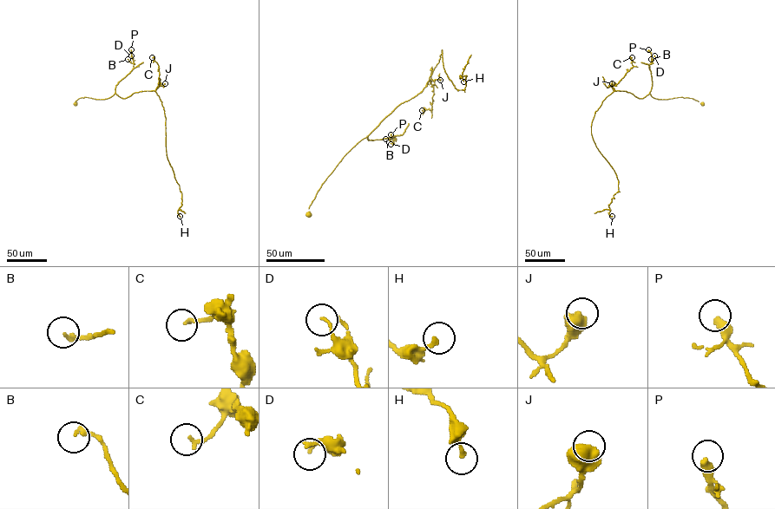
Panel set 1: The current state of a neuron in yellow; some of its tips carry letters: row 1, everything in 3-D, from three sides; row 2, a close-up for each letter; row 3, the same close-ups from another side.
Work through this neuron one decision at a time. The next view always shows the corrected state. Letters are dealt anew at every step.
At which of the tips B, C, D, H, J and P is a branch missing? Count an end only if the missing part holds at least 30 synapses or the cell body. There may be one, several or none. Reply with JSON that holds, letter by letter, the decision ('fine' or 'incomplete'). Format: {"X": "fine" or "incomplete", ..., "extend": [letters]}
{"B": "fine", "C": "fine", "D": "fine", "H": "fine", "J": "fine", "P": "fine", "extend": []}

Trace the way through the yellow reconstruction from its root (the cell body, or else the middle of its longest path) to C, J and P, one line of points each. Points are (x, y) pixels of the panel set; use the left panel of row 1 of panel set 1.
C: (75, 104), (81, 97), (103, 99), (115, 93), (125, 98), (155, 90), (159, 65), (152, 57)
J: (75, 104), (81, 97), (103, 99), (114, 93), (125, 98), (135, 92), (155, 90), (159, 83), (165, 83)
P: (75, 104), (81, 97), (103, 99), (113, 95), (115, 85), (134, 68), (131, 49)

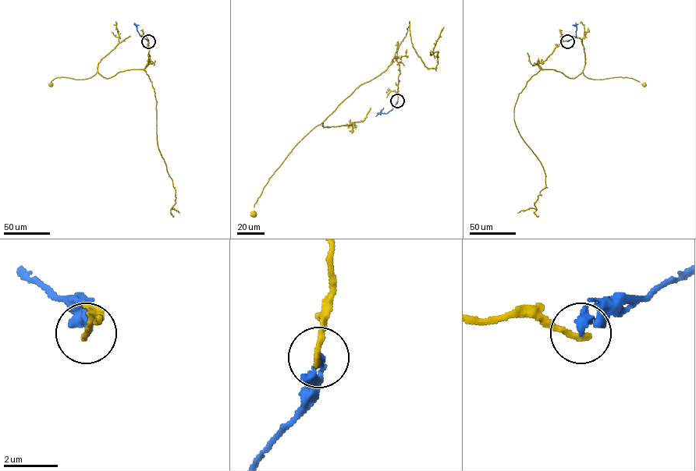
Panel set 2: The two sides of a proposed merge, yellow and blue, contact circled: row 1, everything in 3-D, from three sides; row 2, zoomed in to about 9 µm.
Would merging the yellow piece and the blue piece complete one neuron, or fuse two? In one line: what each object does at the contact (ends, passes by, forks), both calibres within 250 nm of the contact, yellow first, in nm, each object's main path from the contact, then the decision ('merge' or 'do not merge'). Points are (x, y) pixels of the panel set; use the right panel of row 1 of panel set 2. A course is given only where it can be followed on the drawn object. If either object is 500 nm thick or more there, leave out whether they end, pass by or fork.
yellow ends; blue ends; calibres 220 and 320 nm; course yellow (567, 41), (538, 64), (541, 69), (569, 78), (582, 72), (593, 79), (631, 78), (644, 85); course blue (567, 41), (576, 37), (577, 27), (572, 25); do not merge

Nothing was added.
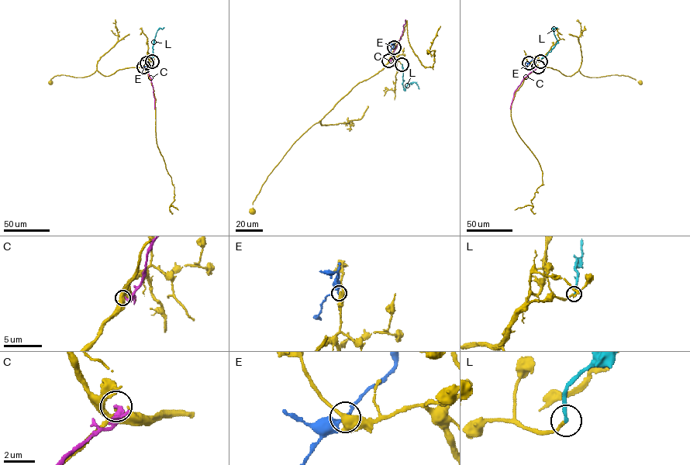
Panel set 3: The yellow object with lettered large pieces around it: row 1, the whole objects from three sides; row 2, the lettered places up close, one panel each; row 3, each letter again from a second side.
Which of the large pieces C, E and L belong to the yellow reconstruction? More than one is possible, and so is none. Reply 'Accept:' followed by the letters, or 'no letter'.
Accept: L

